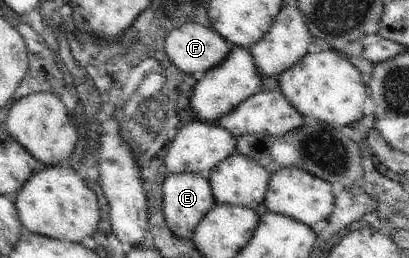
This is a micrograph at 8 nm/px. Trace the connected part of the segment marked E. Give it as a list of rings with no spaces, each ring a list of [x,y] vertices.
[[[190,172],[166,175],[162,186],[162,211],[169,230],[175,236],[187,238],[187,240],[193,238],[195,228],[199,226],[199,222],[215,206],[216,200],[213,198],[212,192],[213,190],[211,190],[211,184],[209,184],[207,175],[191,174]]]

